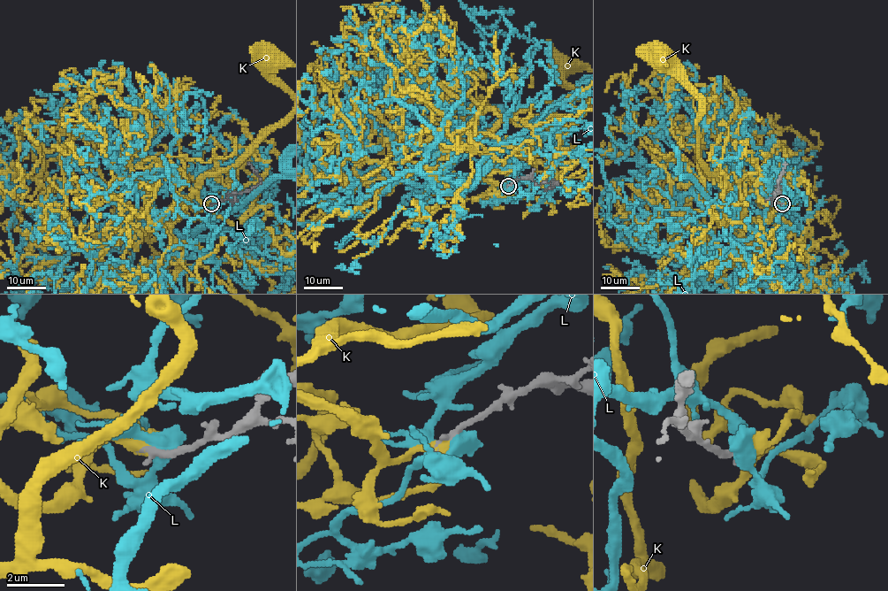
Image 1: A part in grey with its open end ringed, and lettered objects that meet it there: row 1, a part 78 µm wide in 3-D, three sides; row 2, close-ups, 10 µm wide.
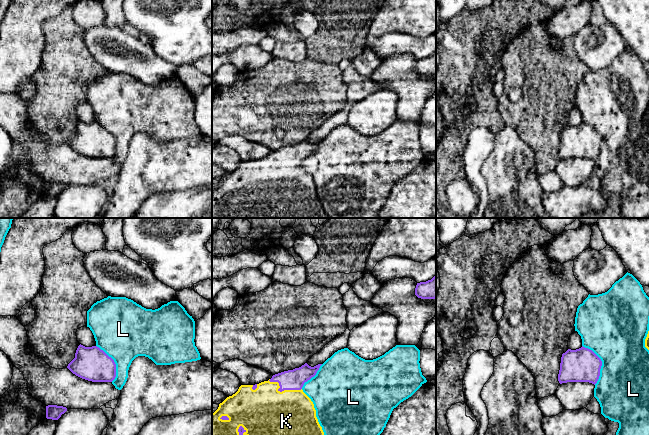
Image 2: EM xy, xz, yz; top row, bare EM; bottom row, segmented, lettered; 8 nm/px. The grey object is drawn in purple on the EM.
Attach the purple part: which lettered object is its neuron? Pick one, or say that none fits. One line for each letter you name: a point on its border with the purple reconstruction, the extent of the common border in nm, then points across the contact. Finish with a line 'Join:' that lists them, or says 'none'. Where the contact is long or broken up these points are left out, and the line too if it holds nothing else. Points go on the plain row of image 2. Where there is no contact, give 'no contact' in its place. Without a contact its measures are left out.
K: contact xz (282, 166); length 280 nm
Join: K

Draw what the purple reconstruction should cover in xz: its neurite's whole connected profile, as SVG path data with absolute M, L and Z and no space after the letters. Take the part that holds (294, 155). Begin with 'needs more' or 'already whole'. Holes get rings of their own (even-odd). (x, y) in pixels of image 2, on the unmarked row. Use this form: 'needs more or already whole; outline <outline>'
needs more; outline M305 139L299 144L275 150L268 157L255 161L241 161L235 170L227 173L219 180L218 185L212 189L212 218L329 218L318 198L313 178L302 166L304 159L316 151L321 141L311 143Z

